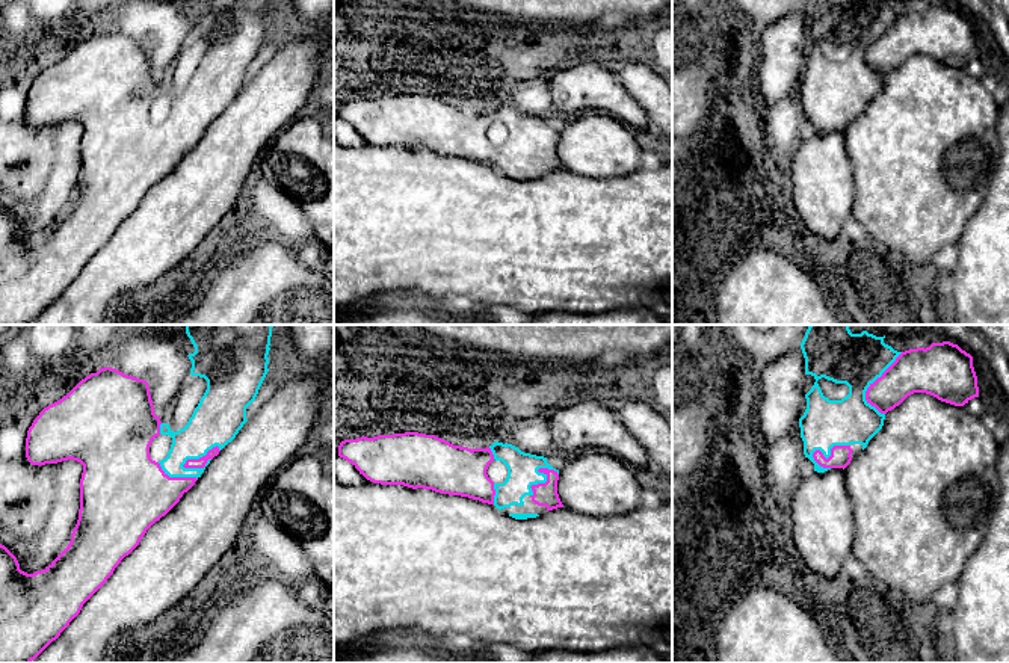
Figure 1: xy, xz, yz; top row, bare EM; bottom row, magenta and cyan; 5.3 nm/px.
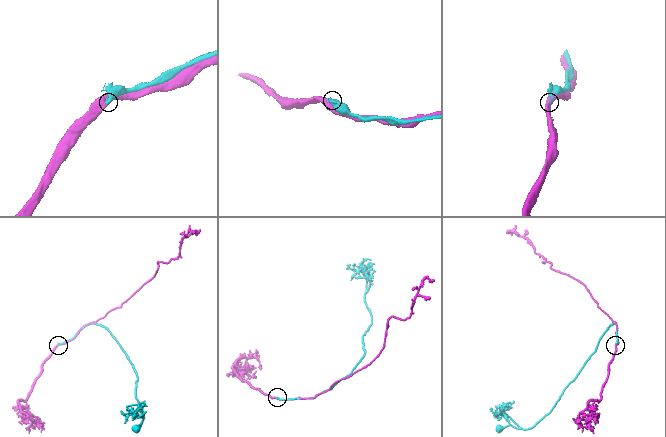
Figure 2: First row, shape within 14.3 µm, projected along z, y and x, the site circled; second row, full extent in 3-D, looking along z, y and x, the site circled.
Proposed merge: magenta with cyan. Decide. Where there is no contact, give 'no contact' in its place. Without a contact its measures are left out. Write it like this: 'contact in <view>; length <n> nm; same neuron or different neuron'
contact in xy; length 220 nm; same neuron

